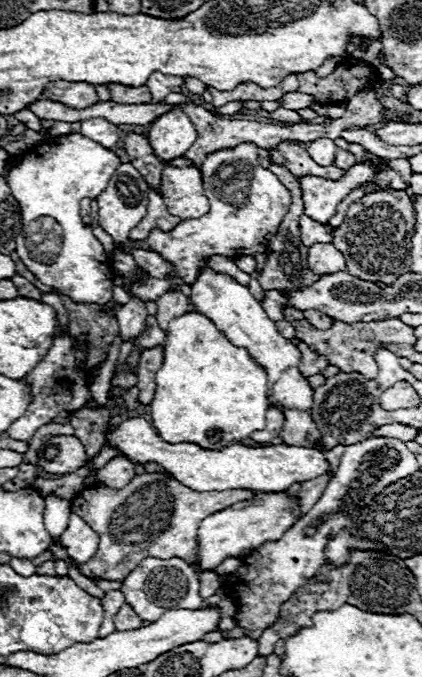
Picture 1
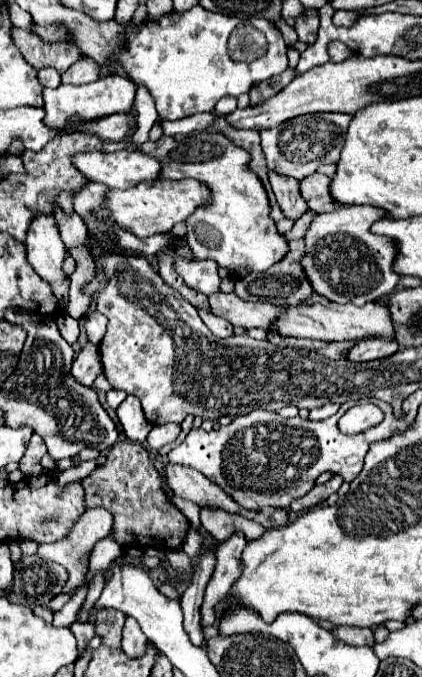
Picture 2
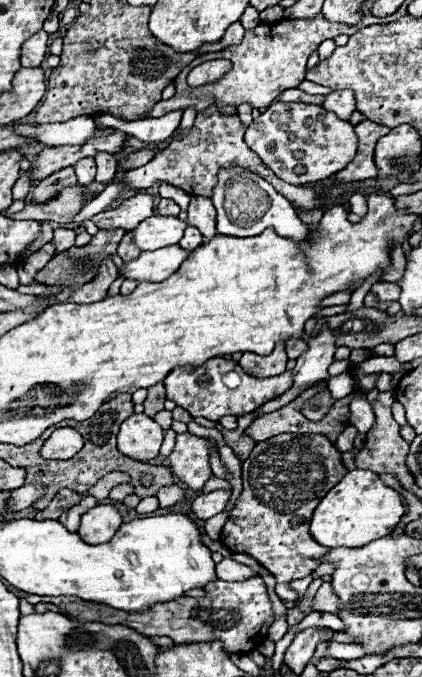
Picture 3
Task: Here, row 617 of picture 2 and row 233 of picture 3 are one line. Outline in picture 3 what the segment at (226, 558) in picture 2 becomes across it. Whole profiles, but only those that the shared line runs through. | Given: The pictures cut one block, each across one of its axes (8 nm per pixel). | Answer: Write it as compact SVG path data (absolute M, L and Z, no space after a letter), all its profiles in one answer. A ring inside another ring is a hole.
M192 196L190 206L188 206L188 226L194 226L202 232L204 238L216 236L216 210L212 206L210 198L204 196Z

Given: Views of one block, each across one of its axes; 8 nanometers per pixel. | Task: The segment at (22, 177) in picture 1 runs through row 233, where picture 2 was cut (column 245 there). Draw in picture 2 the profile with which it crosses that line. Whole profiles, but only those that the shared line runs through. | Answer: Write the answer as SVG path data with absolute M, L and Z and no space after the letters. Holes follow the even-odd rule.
M200 6L190 8L188 12L168 12L160 20L146 20L136 26L134 22L124 24L126 38L124 50L108 56L106 64L100 66L100 78L116 74L116 68L122 68L126 76L144 86L156 102L160 118L178 120L198 112L214 110L216 102L224 96L240 96L252 88L252 84L268 80L288 68L286 44L276 28L276 24L264 18L250 20L254 28L262 30L268 42L266 54L252 62L234 62L228 54L228 38L240 24L238 18L208 12Z

